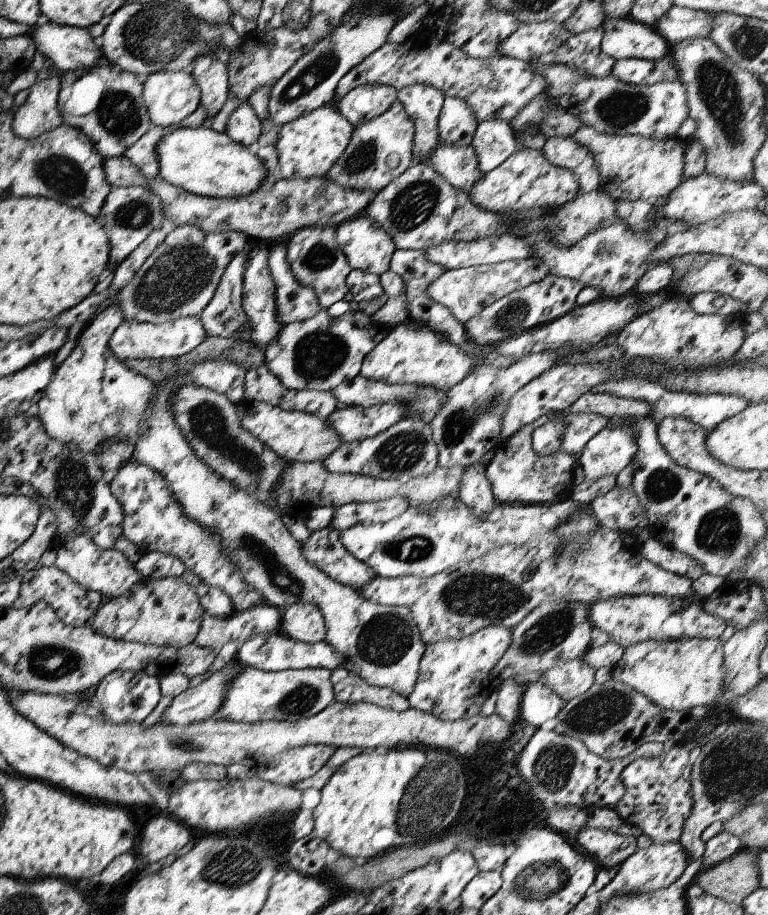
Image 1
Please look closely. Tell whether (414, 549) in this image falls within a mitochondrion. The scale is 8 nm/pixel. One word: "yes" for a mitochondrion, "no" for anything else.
yes

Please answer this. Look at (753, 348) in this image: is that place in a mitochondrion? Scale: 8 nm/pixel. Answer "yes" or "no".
no

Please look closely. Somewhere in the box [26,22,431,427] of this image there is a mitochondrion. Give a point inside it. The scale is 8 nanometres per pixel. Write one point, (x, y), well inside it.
(181, 275)

